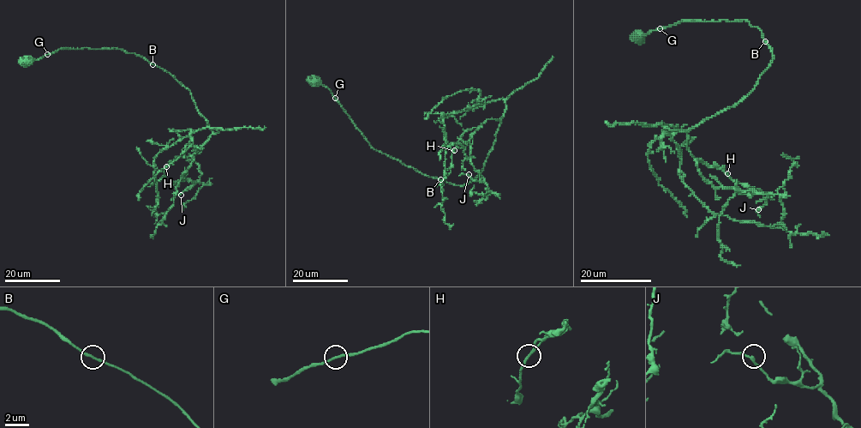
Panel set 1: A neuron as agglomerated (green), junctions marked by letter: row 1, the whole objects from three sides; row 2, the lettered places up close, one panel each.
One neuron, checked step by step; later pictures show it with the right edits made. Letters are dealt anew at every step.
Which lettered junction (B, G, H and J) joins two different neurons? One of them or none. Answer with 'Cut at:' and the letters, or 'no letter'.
Cut at: no letter

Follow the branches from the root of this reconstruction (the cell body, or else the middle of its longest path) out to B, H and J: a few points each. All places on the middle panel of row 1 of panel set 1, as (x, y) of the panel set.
B: (313, 81), (319, 81), (331, 92), (373, 149), (424, 174), (440, 179)
H: (313, 81), (331, 92), (373, 149), (458, 185), (481, 172), (500, 121), (487, 119), (468, 129), (454, 150)
J: (313, 81), (373, 149), (458, 185), (481, 172), (499, 119), (472, 135), (470, 160), (482, 177), (469, 174)

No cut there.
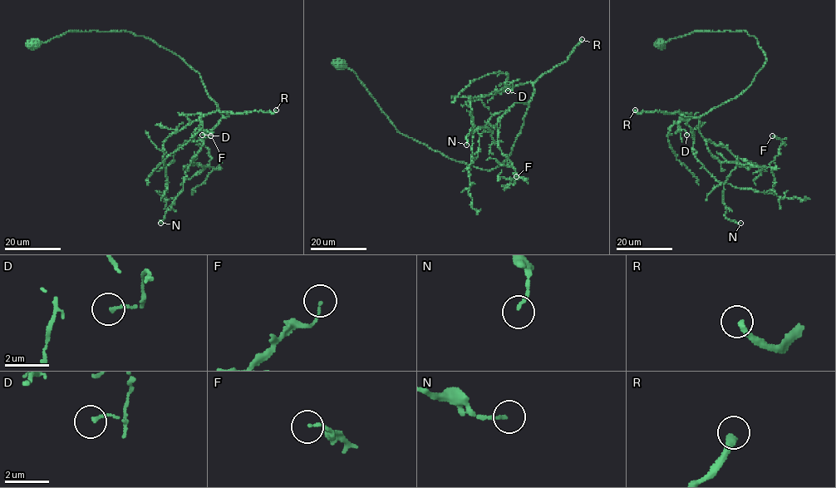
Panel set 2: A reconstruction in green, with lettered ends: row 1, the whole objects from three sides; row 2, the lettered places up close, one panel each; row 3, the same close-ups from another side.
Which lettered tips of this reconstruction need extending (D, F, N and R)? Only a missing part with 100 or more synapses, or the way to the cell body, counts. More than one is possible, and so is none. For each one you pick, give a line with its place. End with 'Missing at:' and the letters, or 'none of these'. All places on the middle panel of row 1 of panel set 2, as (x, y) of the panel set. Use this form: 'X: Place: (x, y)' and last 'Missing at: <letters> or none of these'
R: Place: (582, 39)
Missing at: R

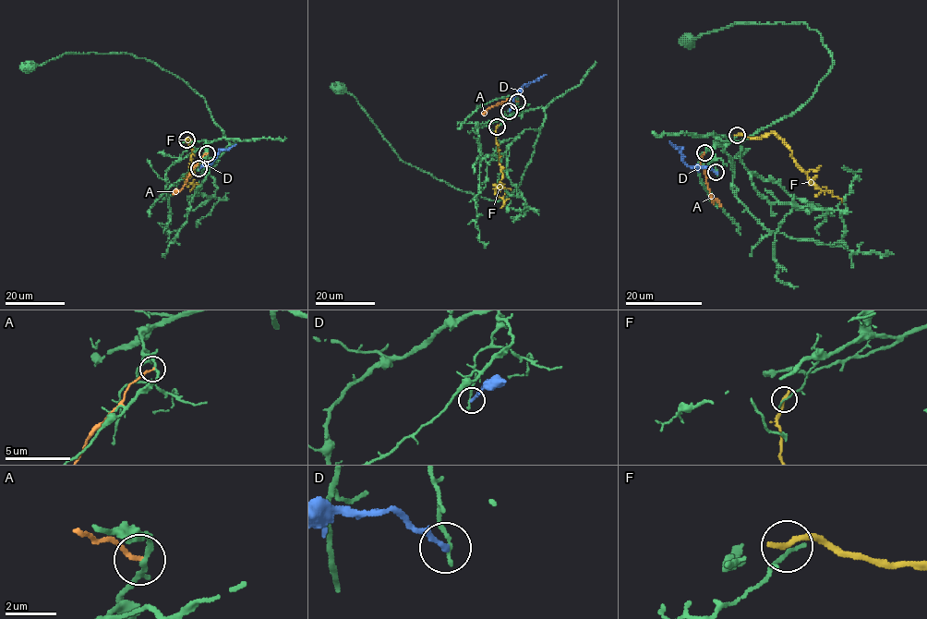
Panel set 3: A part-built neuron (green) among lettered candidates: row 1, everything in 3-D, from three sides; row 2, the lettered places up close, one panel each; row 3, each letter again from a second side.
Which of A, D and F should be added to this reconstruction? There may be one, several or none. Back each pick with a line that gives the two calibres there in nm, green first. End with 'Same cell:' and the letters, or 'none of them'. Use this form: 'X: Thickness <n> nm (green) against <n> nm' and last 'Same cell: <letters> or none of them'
Same cell: none of them

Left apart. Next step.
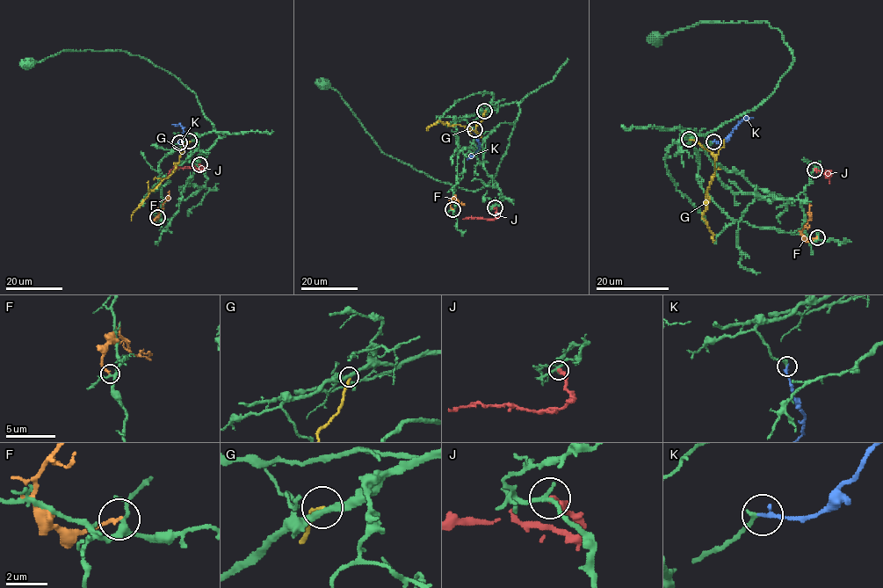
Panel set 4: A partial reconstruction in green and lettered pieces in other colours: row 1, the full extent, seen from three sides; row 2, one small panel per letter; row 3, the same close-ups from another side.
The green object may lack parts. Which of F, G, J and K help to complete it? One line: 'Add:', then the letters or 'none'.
Add: K

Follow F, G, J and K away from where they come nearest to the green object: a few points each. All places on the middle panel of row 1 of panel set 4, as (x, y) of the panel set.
F: (452, 209), (451, 202), (453, 197), (462, 205)
G: (484, 111), (475, 129), (437, 120), (426, 129)
J: (494, 207), (498, 215), (495, 219), (463, 219)
K: (474, 129), (479, 149), (466, 160)

